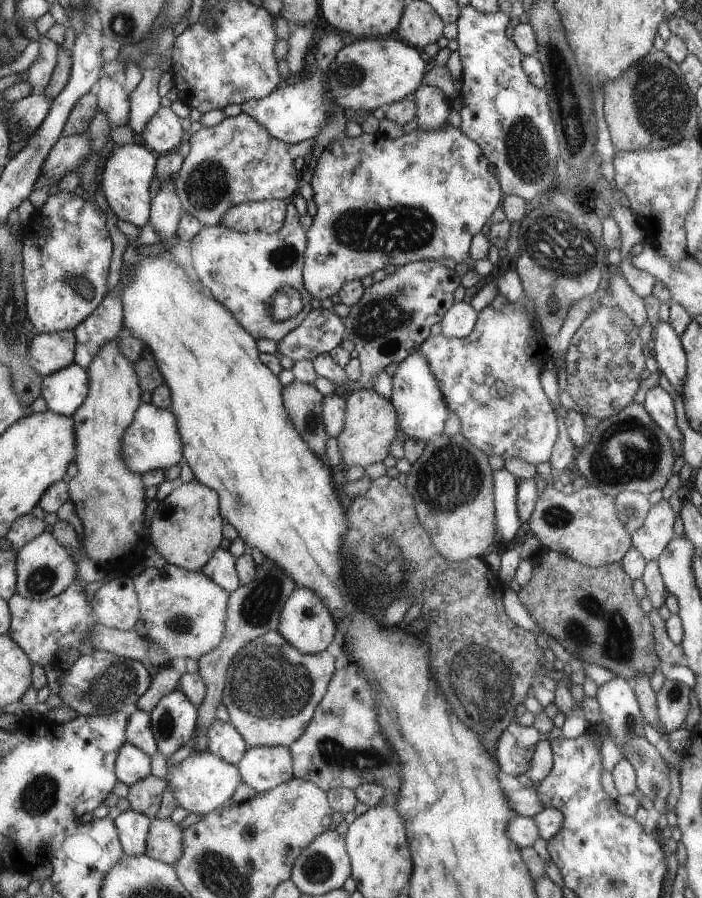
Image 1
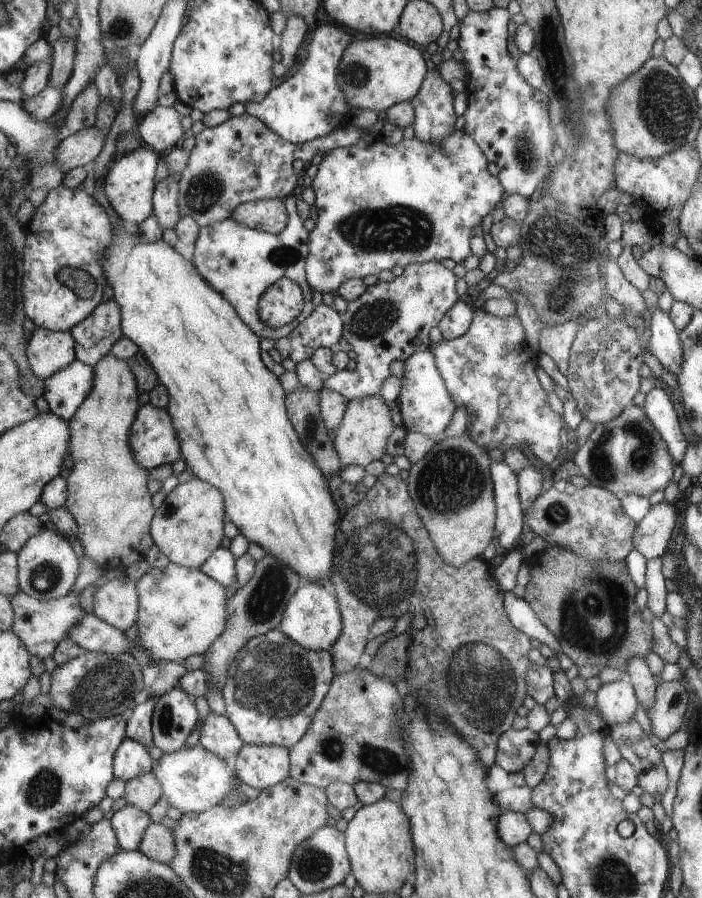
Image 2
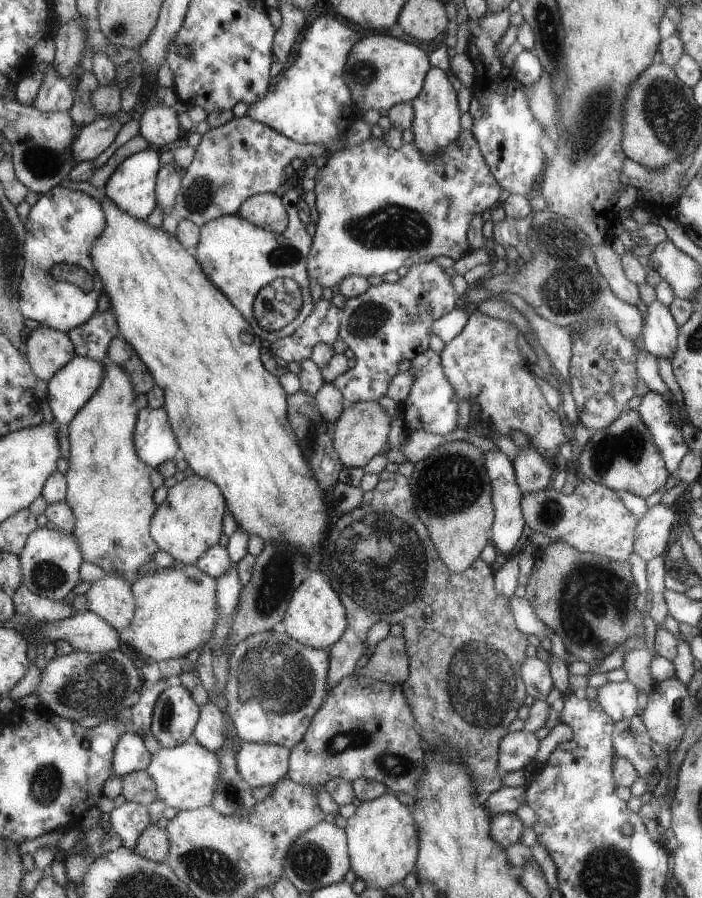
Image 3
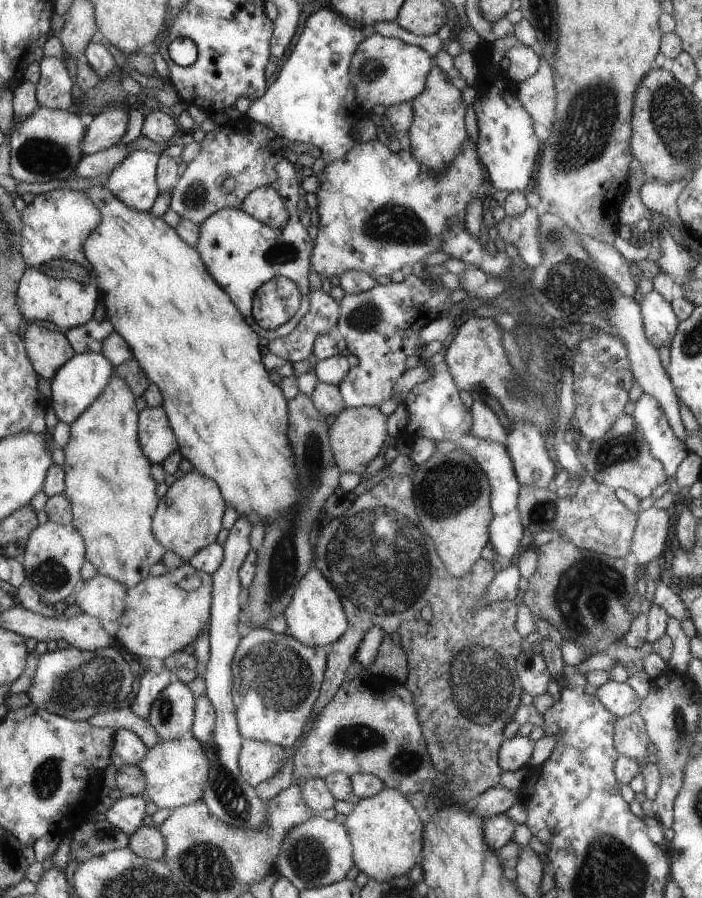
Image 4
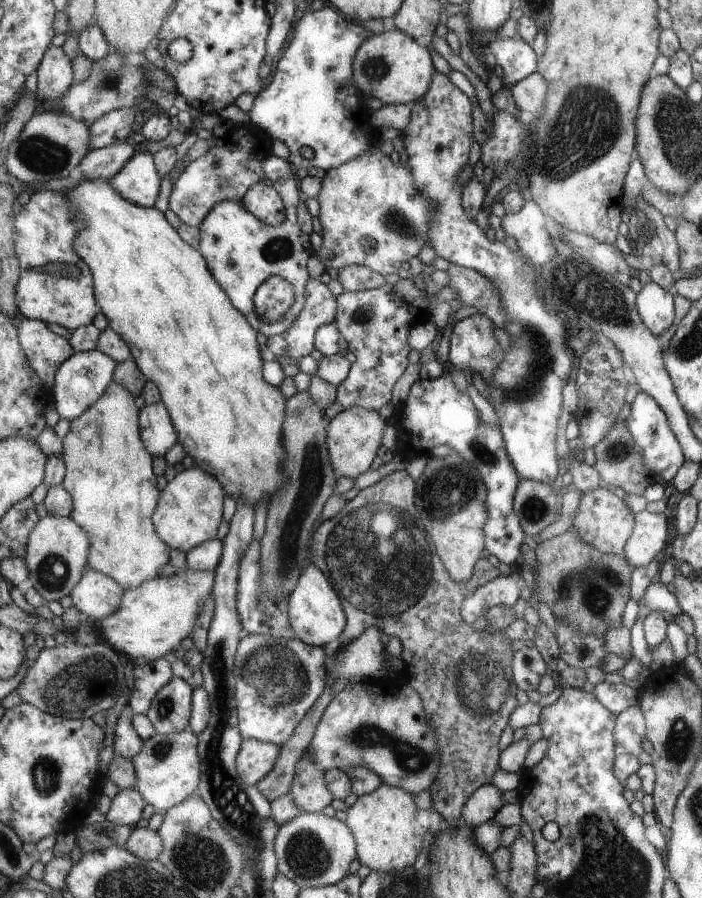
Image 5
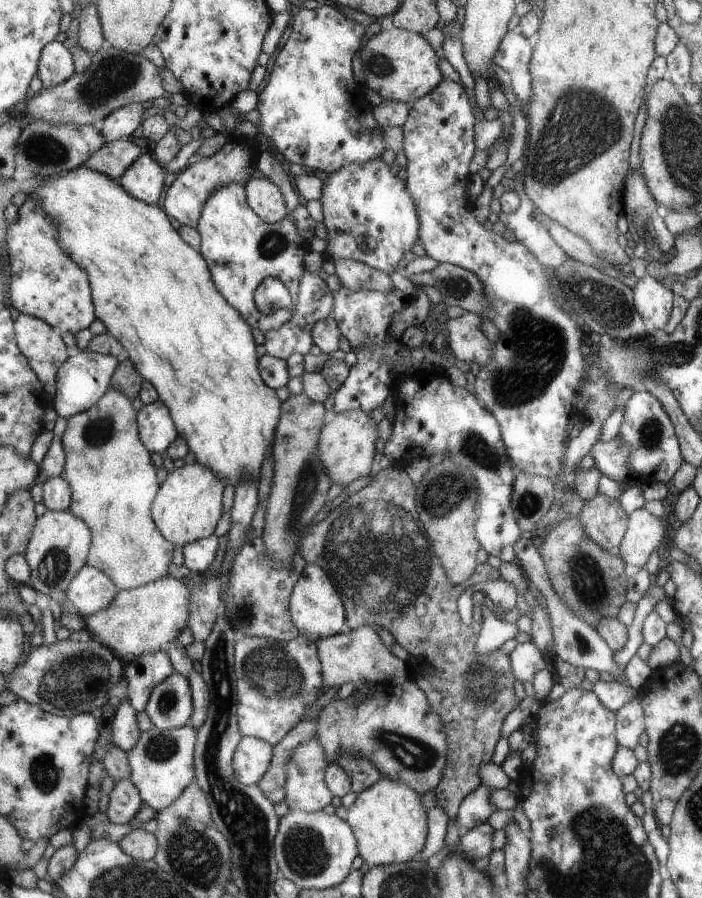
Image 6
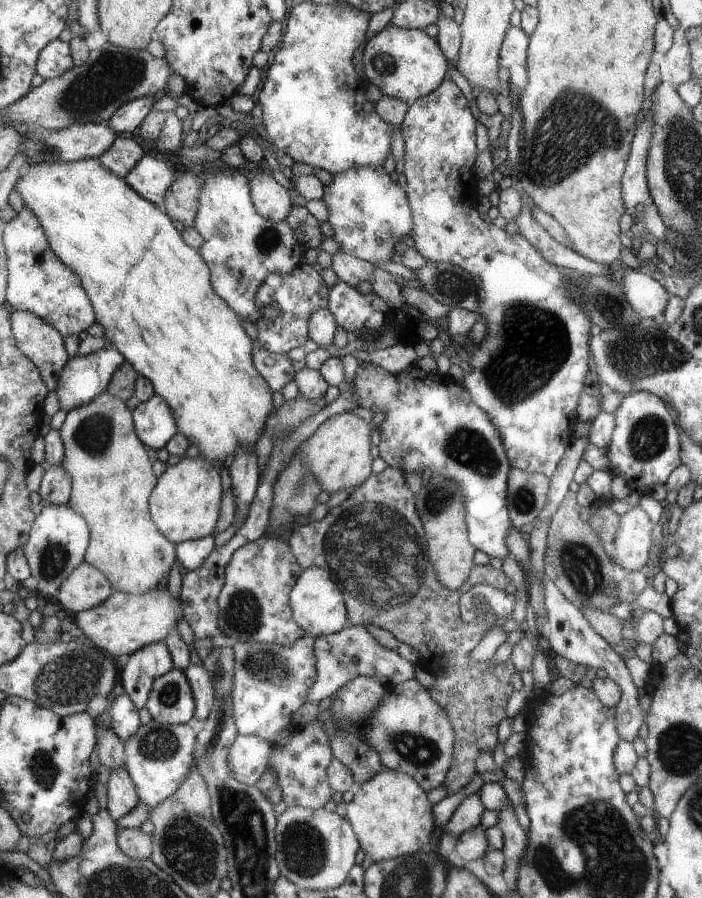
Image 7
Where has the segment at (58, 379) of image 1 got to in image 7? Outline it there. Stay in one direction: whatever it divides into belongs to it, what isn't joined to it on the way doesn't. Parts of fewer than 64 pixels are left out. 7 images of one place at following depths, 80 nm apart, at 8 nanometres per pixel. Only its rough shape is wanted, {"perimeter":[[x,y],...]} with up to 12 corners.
{"perimeter":[[115,347],[75,354],[56,390],[70,413],[107,393],[125,361]]}

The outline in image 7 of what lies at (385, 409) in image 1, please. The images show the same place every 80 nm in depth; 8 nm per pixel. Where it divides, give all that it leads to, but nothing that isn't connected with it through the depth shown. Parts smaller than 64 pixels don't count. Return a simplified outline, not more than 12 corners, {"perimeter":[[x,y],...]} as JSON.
{"perimeter":[[329,417],[300,448],[329,494],[372,475],[371,428]]}

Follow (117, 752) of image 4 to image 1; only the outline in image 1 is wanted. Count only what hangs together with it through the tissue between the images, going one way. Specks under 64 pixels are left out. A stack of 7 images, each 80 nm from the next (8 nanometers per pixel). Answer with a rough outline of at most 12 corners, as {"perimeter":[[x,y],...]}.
{"perimeter":[[127,742],[116,773],[130,787],[151,775],[151,757]]}

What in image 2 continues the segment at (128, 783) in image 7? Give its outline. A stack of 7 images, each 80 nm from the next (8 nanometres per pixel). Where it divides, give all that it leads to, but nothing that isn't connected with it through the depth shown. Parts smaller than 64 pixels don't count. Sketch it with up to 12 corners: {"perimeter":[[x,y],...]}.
{"perimeter":[[133,805],[112,819],[120,848],[139,851],[152,816]]}

